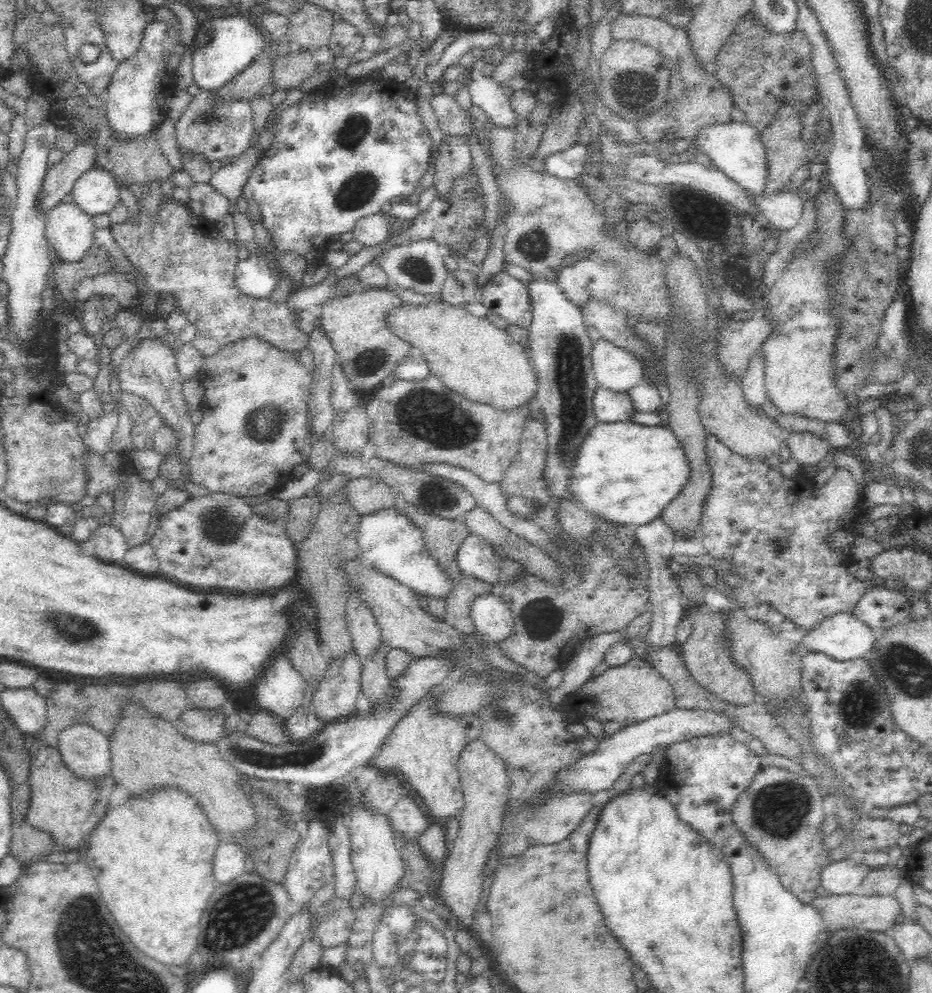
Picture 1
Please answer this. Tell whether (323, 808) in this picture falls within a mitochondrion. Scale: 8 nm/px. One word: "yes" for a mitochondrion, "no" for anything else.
no

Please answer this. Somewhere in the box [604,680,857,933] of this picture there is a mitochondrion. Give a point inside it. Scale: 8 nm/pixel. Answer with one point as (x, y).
(776, 808)

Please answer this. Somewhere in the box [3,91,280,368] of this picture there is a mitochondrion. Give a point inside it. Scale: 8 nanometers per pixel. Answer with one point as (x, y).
(208, 116)

